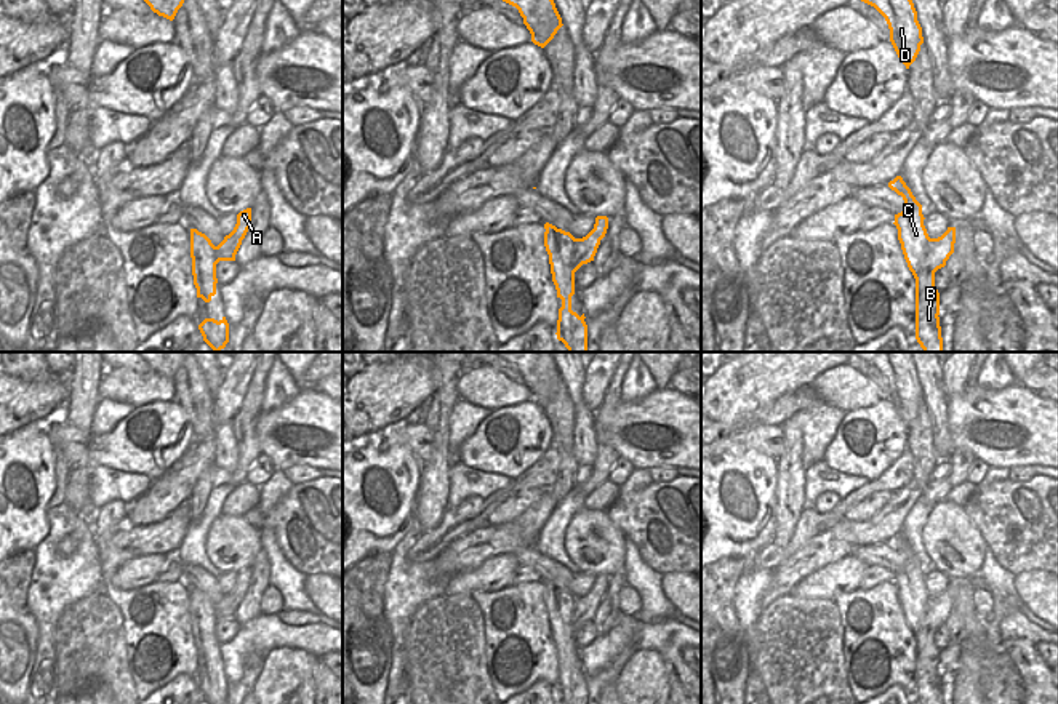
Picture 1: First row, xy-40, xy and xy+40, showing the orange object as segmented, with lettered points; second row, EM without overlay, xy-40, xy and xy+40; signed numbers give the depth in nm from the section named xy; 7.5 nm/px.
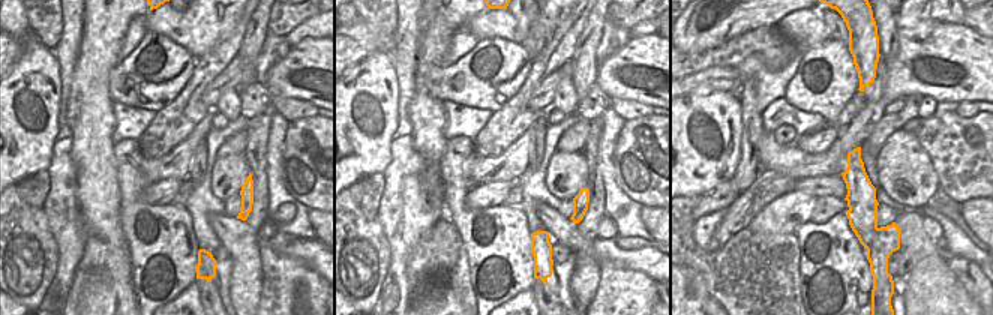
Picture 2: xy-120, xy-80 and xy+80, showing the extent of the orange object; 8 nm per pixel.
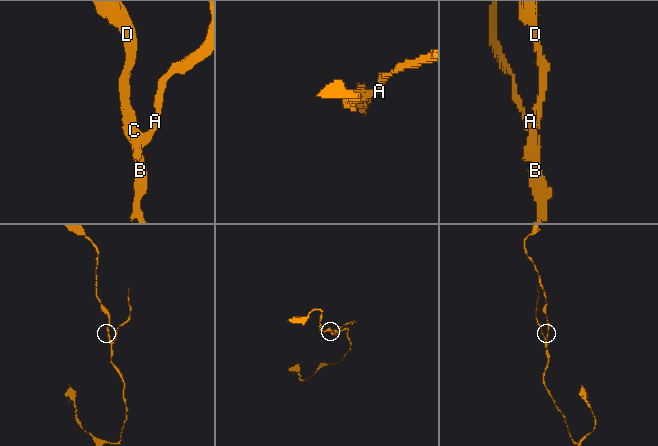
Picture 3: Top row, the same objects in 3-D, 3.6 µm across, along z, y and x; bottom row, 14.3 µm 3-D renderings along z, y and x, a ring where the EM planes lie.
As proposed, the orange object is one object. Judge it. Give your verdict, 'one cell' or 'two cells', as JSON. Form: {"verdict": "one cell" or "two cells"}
{"verdict": "two cells"}

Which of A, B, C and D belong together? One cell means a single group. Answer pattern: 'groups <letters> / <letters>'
groups A / B C D

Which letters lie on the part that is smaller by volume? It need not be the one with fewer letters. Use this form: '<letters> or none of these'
A

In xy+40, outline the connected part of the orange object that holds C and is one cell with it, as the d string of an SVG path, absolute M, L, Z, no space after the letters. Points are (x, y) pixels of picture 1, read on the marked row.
M901 176L888 182L904 200L901 213L895 214L898 240L909 270L916 278L916 339L924 352L943 352L940 326L940 293L935 286L935 272L946 266L954 253L952 227L930 238L924 226L922 205L916 200Z

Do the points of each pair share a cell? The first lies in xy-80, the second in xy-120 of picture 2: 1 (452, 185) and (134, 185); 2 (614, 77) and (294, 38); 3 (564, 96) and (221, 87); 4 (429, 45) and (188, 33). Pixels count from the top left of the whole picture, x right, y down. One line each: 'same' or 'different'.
1: same
2: different
3: different
4: different

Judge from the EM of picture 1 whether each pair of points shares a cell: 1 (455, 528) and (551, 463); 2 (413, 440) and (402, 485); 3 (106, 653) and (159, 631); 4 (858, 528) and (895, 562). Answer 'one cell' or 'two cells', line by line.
1: one cell
2: two cells
3: two cells
4: two cells

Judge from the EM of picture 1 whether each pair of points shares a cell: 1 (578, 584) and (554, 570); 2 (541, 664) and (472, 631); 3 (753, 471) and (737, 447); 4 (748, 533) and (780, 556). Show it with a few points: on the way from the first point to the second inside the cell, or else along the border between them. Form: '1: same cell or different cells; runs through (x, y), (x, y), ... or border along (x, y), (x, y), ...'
1: different cells; border along (575, 576), (569, 589)
2: different cells; border along (474, 600), (484, 620), (484, 655), (488, 674)
3: different cells; border along (717, 455), (741, 455), (757, 450), (775, 460)
4: different cells; border along (770, 543), (751, 559)

